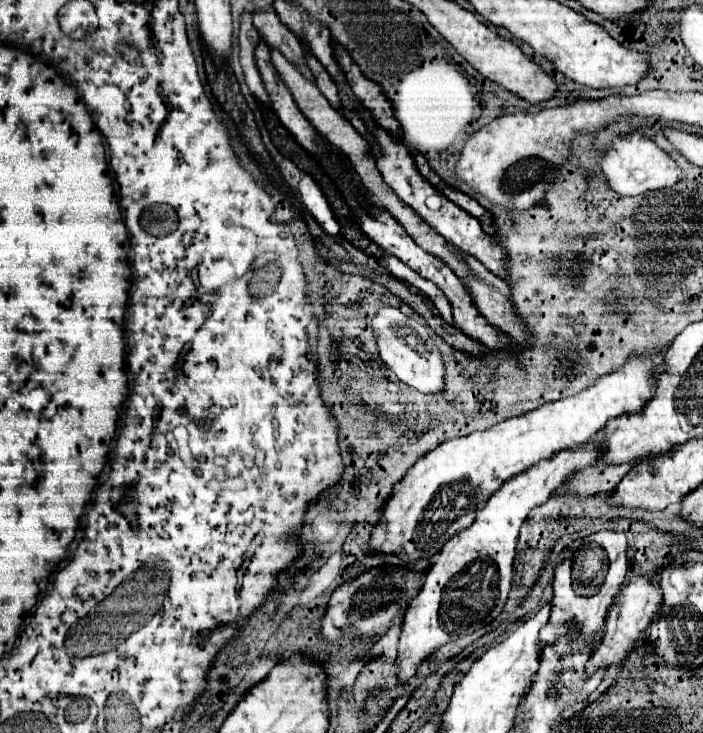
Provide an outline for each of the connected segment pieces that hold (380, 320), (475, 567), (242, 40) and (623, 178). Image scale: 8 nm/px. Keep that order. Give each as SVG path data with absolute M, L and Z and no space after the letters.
M386 306L374 318L374 334L380 348L380 358L398 376L398 380L422 394L436 396L444 392L444 358L424 324L408 318L396 308Z
M590 442L580 450L562 450L558 456L542 460L526 472L506 480L506 484L502 484L502 488L486 502L486 506L478 510L474 524L454 534L452 540L442 546L424 576L420 594L410 602L402 622L396 658L396 676L400 684L408 684L418 666L440 646L478 632L482 626L500 616L512 584L512 560L516 554L518 530L524 518L532 508L544 504L554 494L554 490L566 478L570 478L572 472L596 464L600 458L602 450Z
M244 14L240 20L240 36L238 36L238 46L240 46L240 66L244 70L246 76L246 84L252 90L252 94L260 100L264 100L266 104L270 104L268 94L264 90L264 84L260 80L260 72L256 68L256 60L254 60L254 46L258 44L260 34L252 24L252 16Z
M636 130L630 134L616 136L610 148L600 156L598 164L602 166L602 172L606 174L610 188L624 196L636 196L642 194L644 190L670 188L684 178L682 168L674 162L674 158L668 152L664 152L660 146L656 146L654 140L646 138Z

